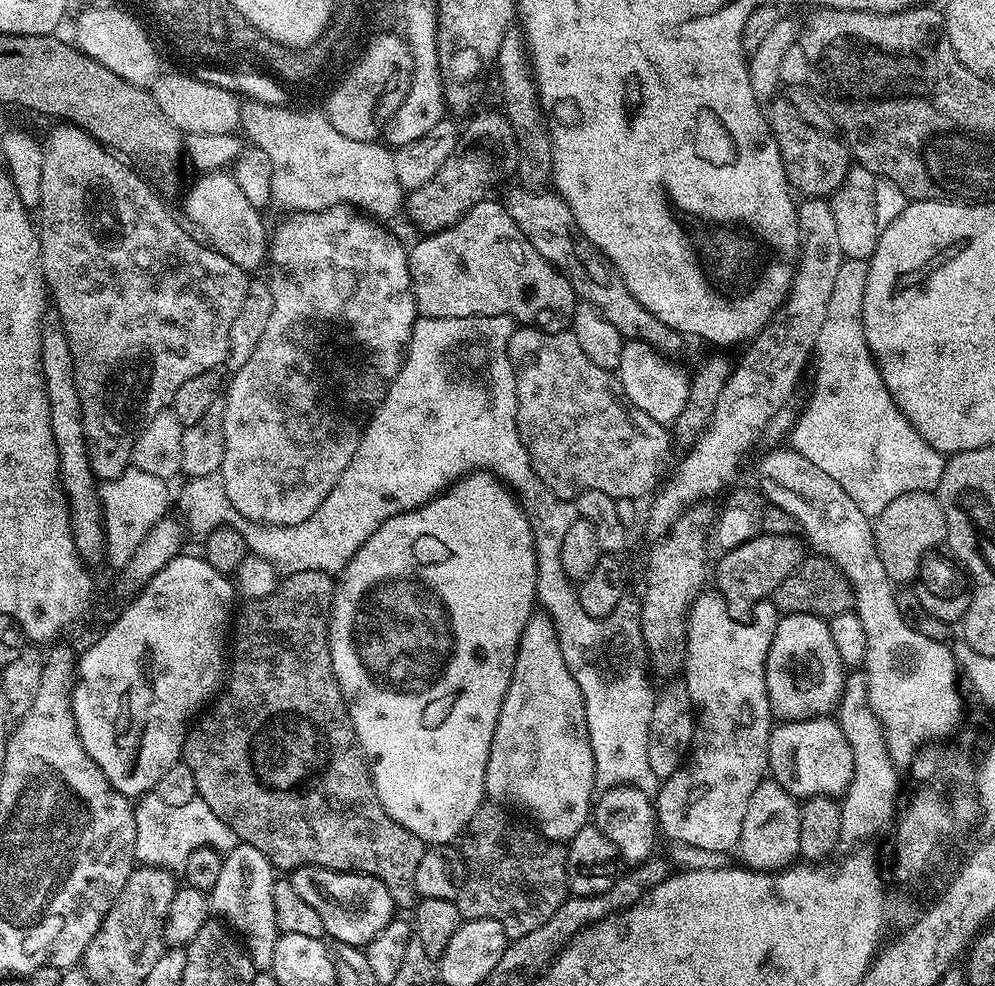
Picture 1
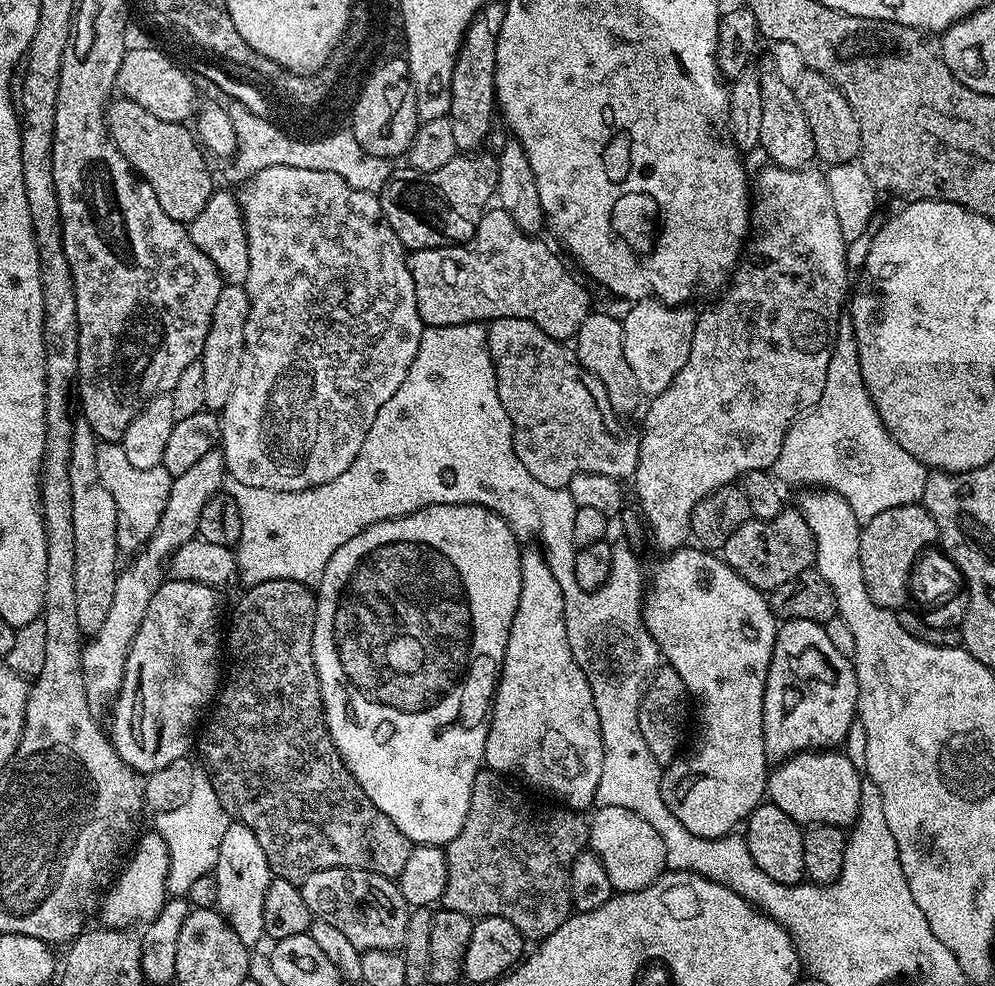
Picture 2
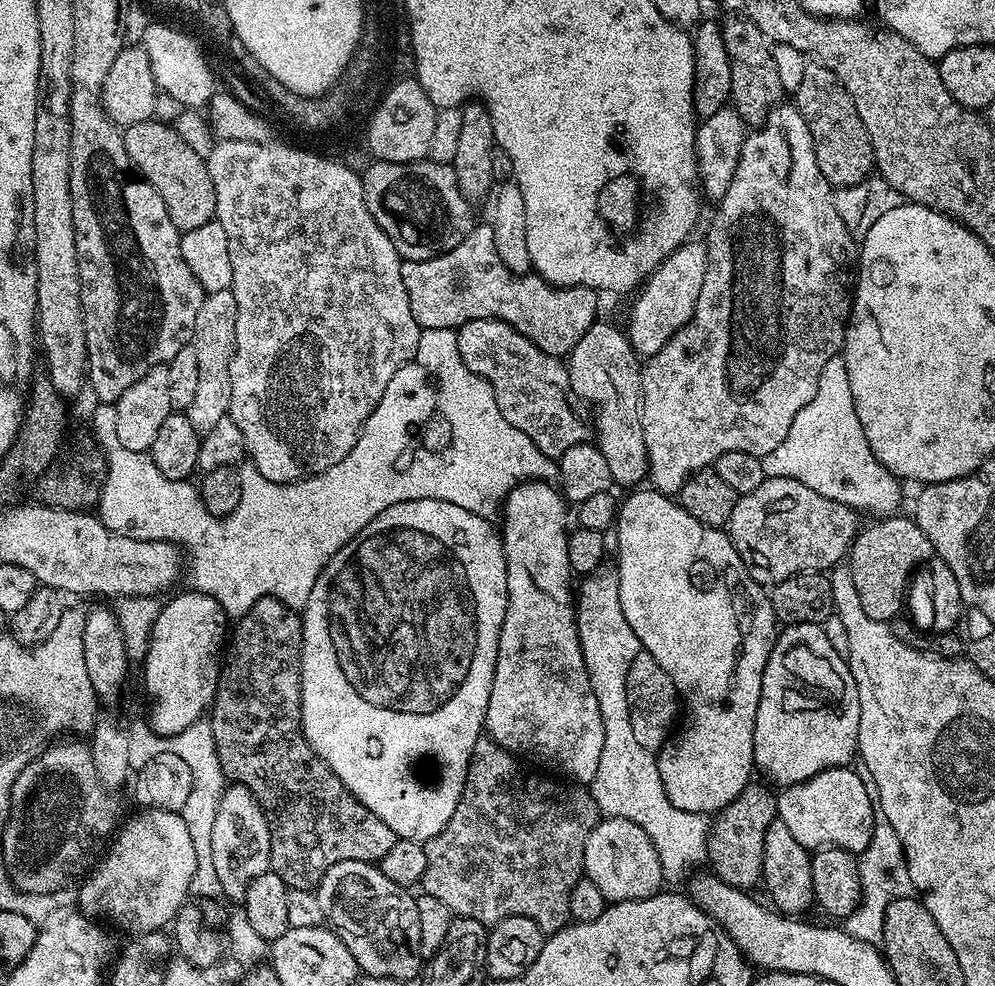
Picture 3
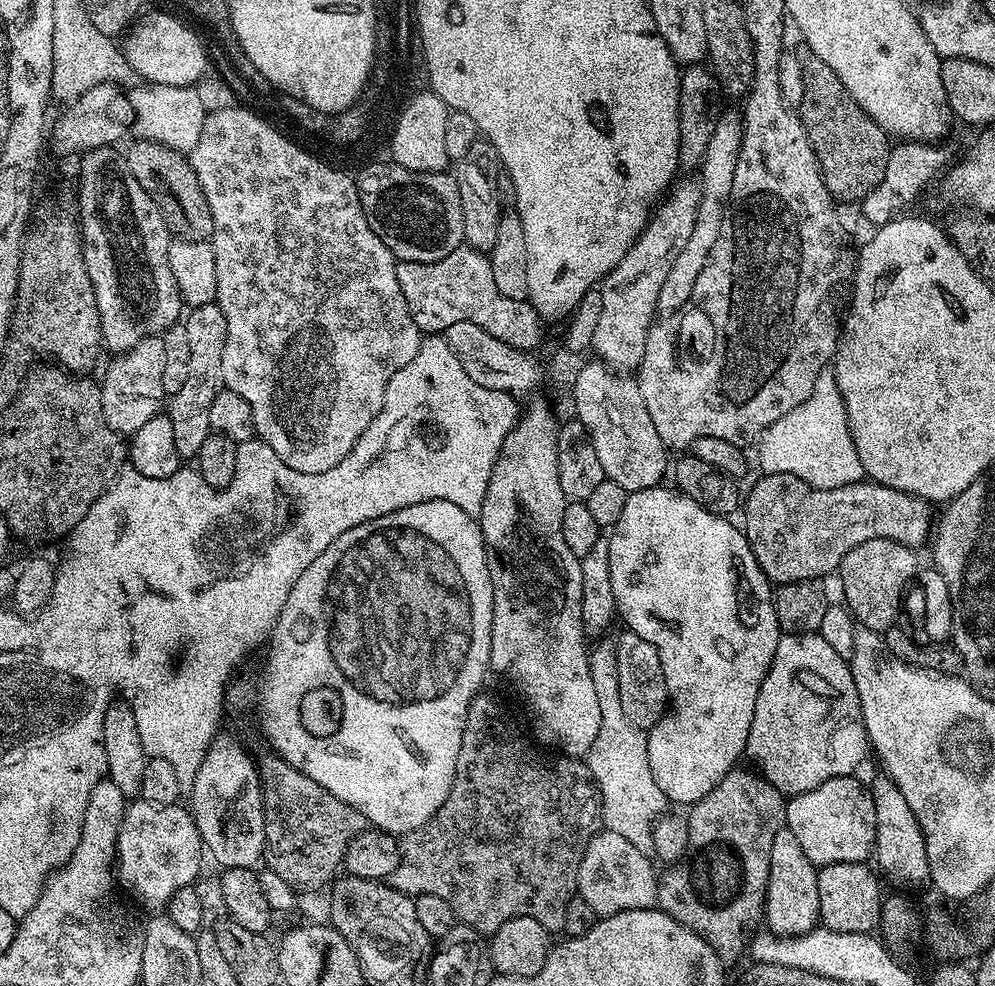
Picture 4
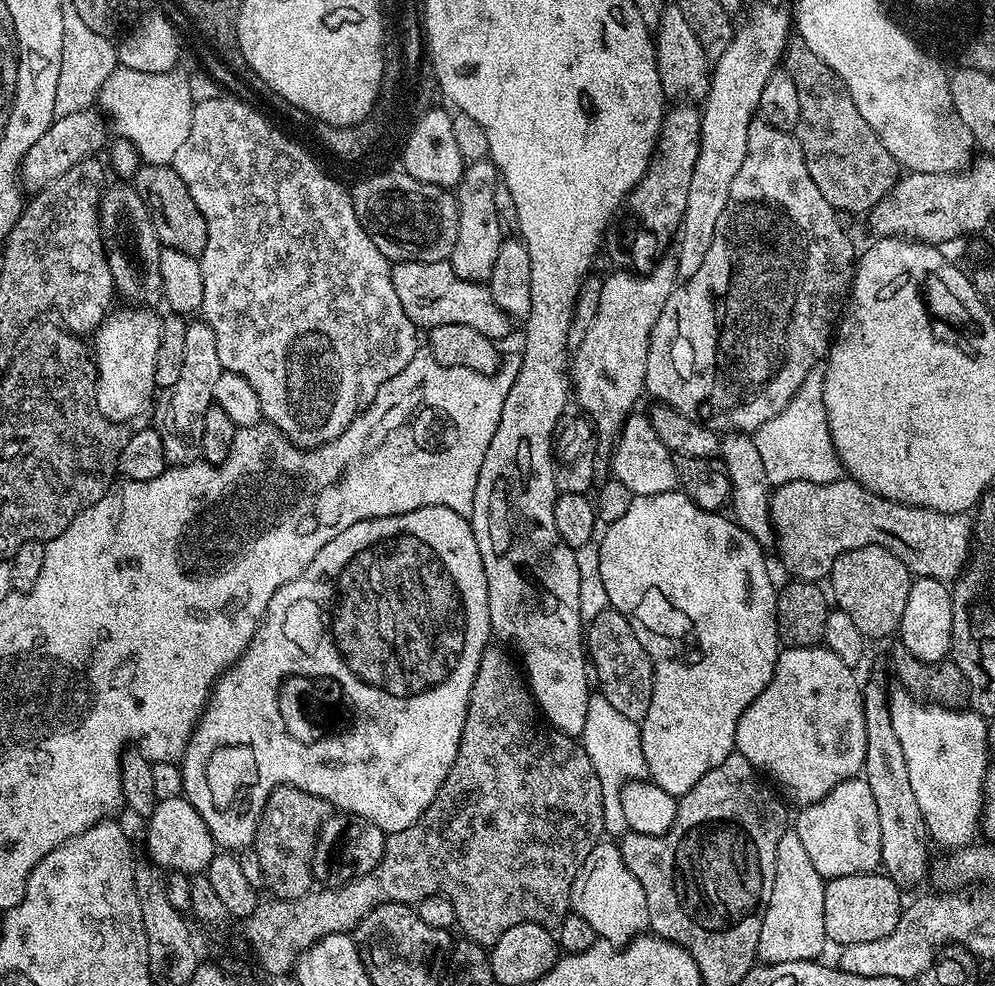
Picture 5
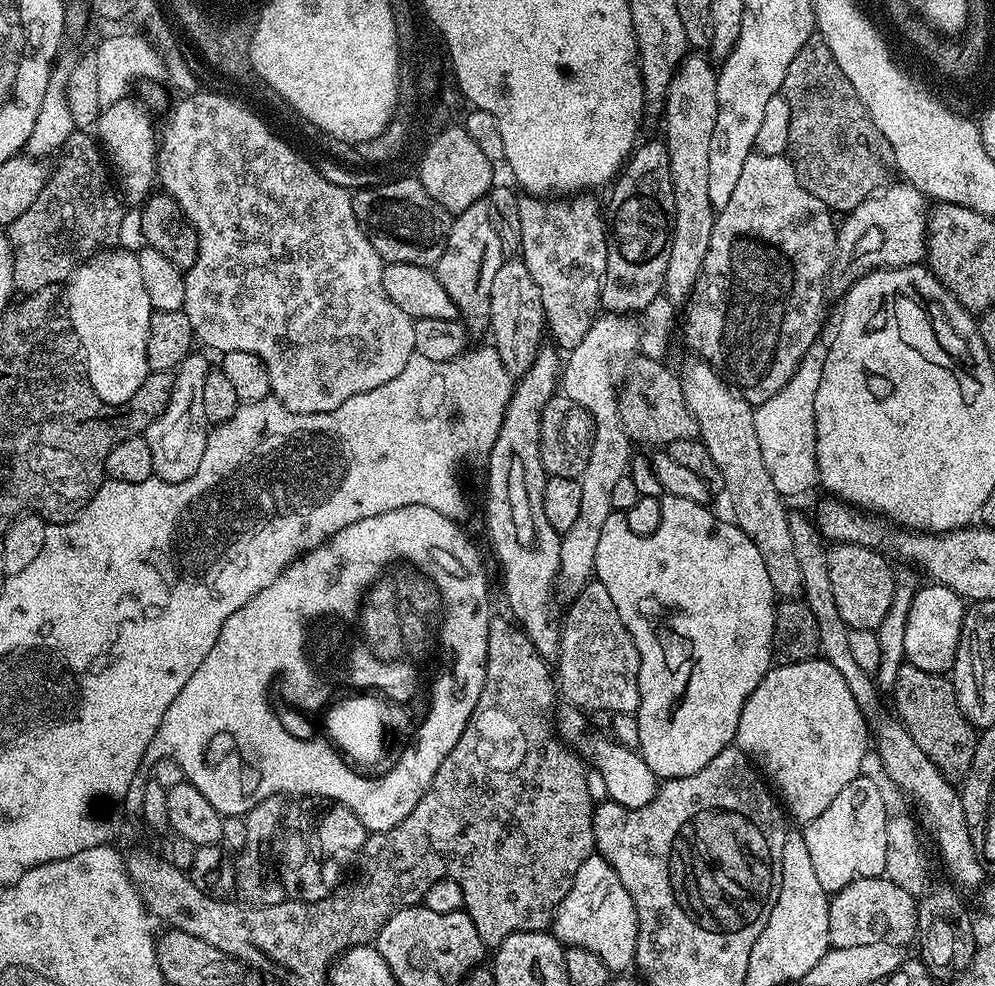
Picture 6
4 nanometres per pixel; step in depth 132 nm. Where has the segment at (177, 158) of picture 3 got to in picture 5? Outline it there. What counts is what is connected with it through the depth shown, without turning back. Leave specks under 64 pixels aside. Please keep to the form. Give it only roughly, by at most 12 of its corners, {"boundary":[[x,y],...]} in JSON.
{"boundary":[[141,163],[134,187],[161,245],[200,257],[206,218],[171,163]]}

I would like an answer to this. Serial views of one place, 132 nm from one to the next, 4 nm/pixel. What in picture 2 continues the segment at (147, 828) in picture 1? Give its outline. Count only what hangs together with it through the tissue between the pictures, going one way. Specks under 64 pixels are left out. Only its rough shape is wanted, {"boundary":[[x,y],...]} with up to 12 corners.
{"boundary":[[202,770],[178,810],[155,813],[168,896],[211,873],[230,817]]}

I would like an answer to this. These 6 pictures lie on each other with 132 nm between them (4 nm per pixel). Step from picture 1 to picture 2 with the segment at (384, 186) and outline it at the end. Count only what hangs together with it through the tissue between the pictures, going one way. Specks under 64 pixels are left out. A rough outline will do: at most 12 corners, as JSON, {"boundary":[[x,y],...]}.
{"boundary":[[238,100],[227,110],[234,161],[326,170],[379,194],[393,174],[349,131],[295,140]]}

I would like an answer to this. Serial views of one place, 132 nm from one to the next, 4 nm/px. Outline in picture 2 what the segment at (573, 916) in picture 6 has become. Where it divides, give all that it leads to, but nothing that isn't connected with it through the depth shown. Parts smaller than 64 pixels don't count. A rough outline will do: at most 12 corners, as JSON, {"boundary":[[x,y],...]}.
{"boundary":[[597,807],[588,842],[616,892],[642,890],[668,868],[646,818]]}

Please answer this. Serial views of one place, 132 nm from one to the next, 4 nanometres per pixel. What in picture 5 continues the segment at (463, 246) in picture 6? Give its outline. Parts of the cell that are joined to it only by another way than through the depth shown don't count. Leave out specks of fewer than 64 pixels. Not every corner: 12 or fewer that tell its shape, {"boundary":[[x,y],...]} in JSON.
{"boundary":[[491,159],[454,189],[458,238],[450,263],[472,286],[491,280],[502,243]]}

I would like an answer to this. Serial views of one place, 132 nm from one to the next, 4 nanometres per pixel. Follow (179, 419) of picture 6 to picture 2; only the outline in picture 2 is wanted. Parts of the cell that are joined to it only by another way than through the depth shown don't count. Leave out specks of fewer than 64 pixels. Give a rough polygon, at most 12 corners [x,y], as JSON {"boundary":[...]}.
{"boundary":[[218,294],[198,361],[205,409],[223,410],[242,362],[250,298]]}

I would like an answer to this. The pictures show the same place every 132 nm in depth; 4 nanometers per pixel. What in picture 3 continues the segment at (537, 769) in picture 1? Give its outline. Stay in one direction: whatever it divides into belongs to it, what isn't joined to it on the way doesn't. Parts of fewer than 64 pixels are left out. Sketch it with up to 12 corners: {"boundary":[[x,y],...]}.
{"boundary":[[502,505],[508,605],[487,735],[569,781],[604,731],[576,633],[570,512]]}

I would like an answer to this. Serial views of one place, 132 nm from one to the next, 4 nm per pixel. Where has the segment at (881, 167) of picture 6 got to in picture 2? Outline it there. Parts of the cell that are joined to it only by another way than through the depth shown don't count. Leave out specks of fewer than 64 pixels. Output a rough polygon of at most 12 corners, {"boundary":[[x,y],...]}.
{"boundary":[[830,78],[794,87],[824,166],[855,161],[860,123]]}

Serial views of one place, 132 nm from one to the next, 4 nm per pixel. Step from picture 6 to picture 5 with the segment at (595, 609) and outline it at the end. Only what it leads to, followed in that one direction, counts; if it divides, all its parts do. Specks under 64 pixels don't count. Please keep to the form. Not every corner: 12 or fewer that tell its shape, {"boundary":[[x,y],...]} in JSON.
{"boundary":[[598,613],[586,652],[618,714],[642,722],[652,663],[624,615]]}

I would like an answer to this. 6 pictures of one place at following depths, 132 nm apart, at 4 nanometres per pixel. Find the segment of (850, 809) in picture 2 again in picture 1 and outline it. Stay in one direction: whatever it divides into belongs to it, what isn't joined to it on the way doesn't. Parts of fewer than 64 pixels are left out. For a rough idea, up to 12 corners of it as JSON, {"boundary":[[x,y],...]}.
{"boundary":[[835,719],[786,720],[771,779],[801,801],[840,798],[854,754]]}

